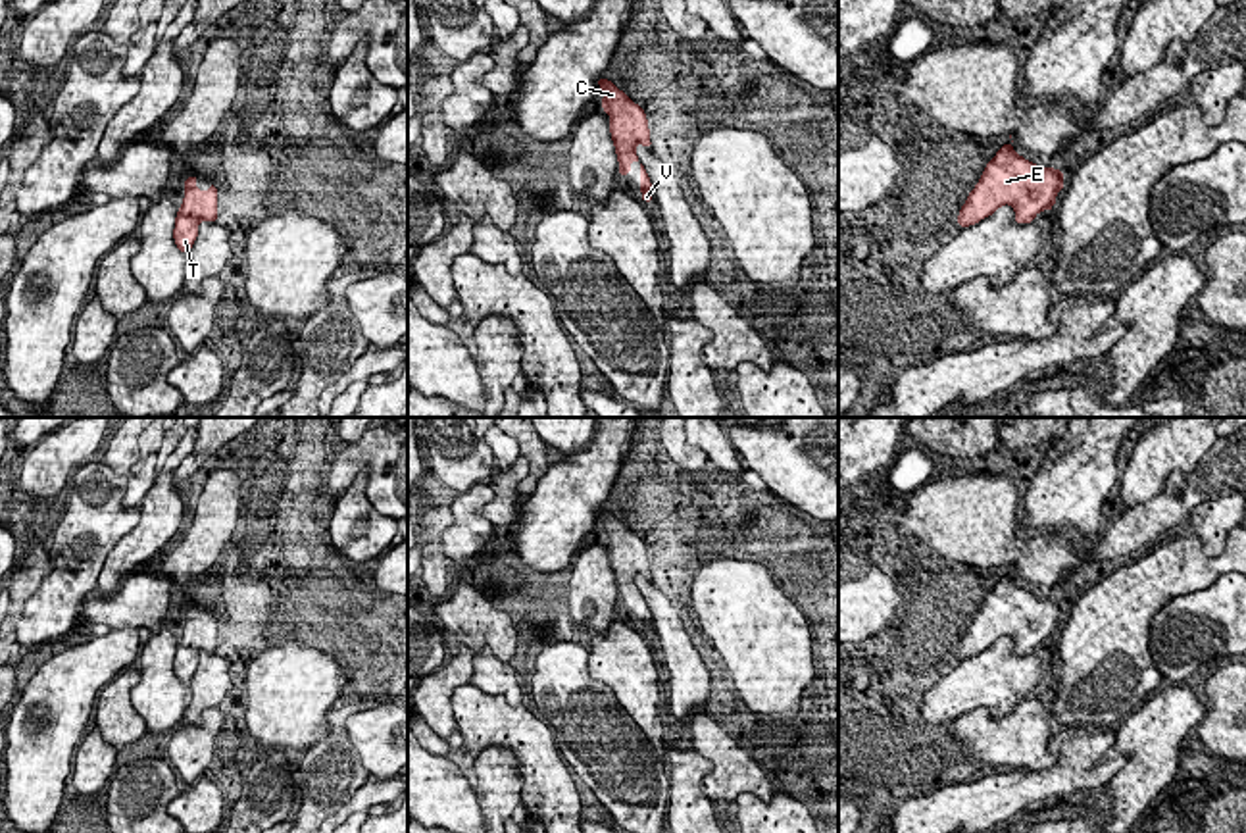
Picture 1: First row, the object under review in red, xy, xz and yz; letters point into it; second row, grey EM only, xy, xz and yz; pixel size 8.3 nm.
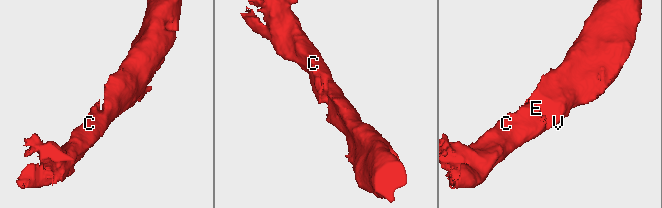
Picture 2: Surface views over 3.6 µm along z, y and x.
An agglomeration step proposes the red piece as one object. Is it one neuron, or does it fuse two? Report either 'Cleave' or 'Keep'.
Keep

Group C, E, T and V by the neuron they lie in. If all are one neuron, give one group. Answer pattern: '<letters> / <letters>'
C E T V

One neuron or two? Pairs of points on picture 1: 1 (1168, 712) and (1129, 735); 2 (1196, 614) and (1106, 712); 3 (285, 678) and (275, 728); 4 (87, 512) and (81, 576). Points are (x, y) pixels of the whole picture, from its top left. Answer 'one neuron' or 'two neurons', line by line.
1: one neuron
2: two neurons
3: one neuron
4: one neuron

